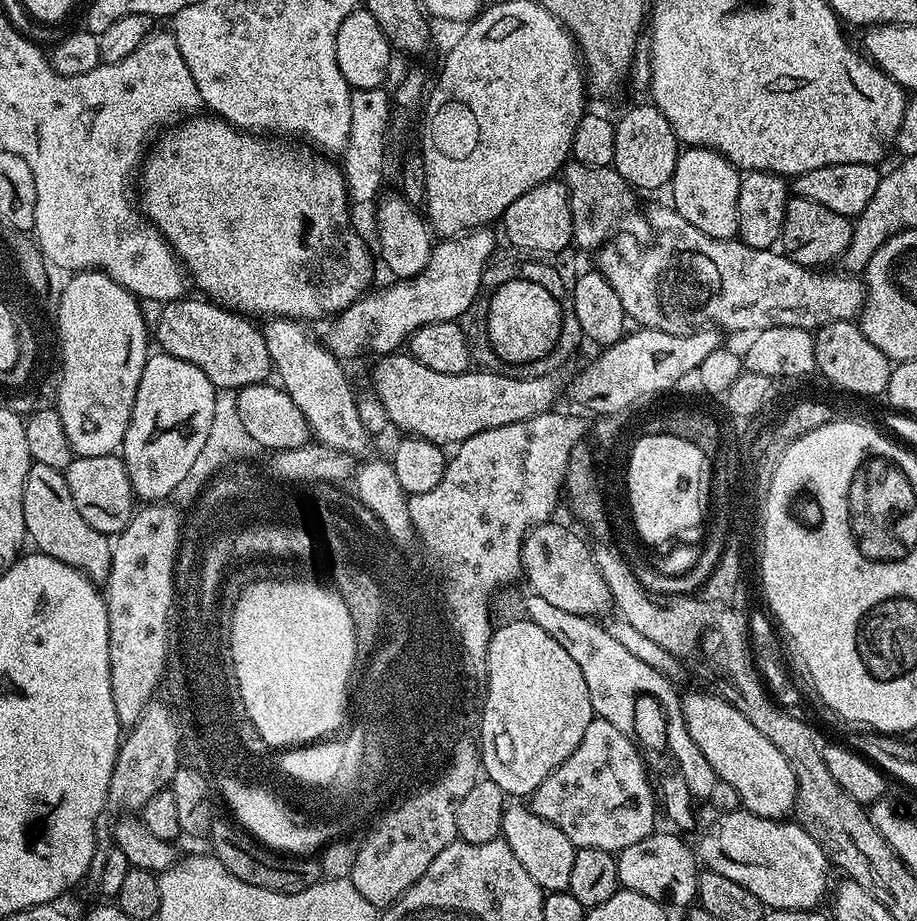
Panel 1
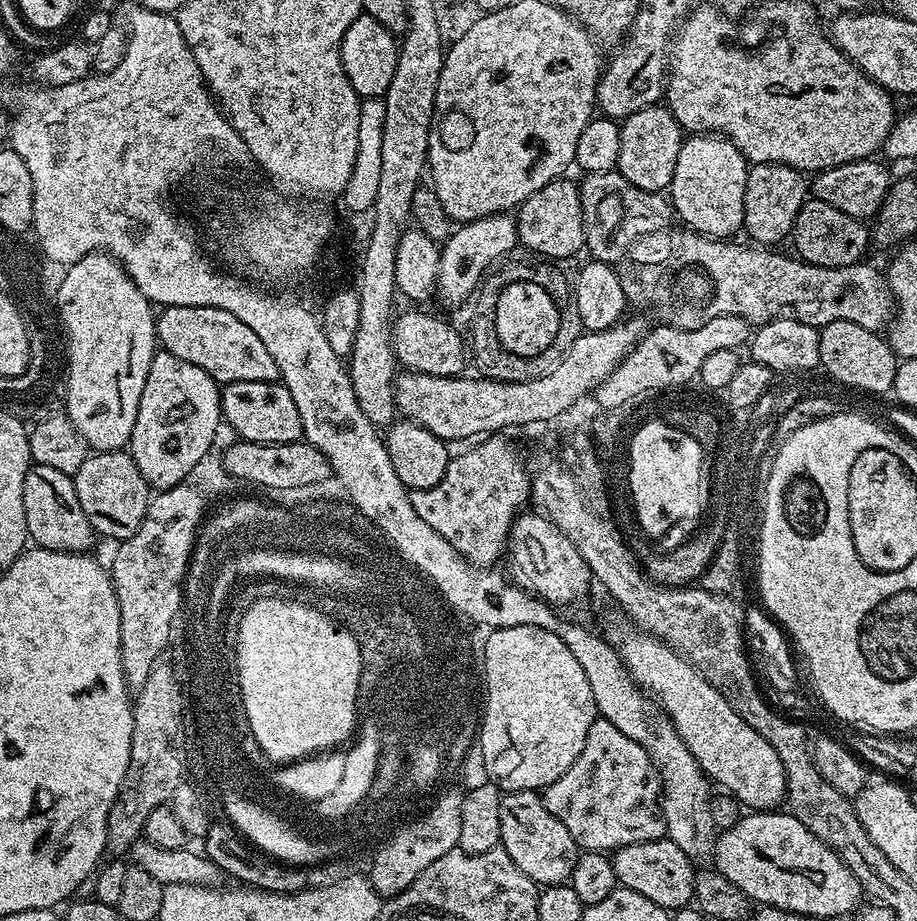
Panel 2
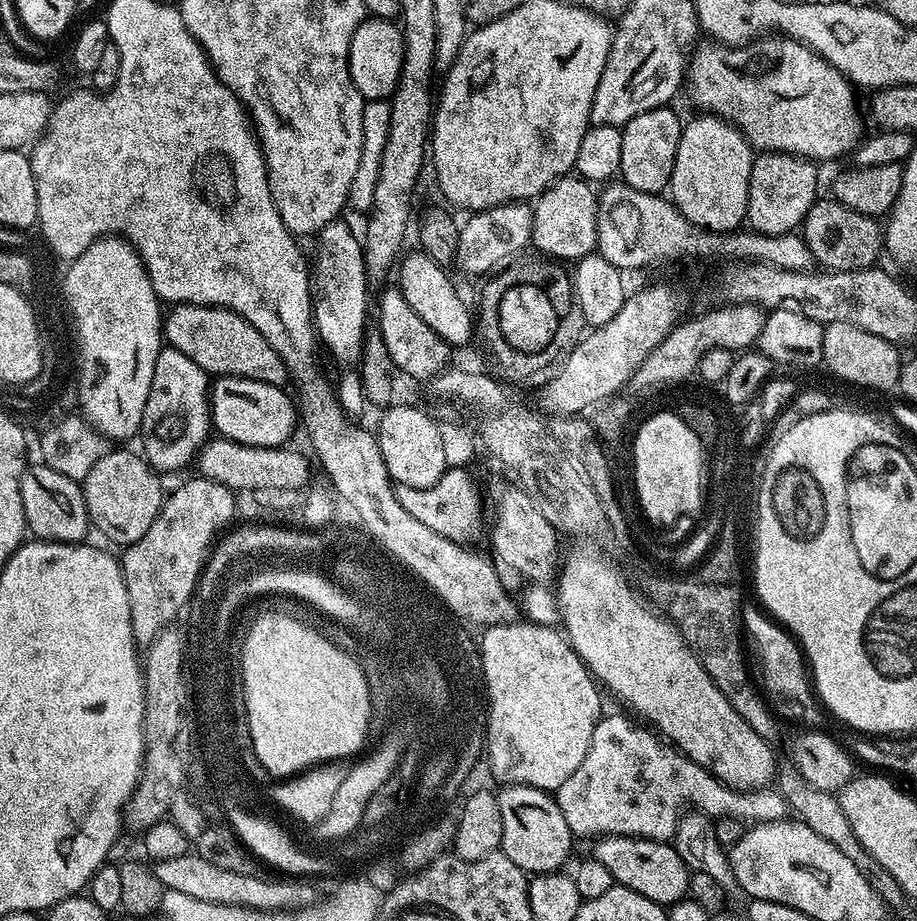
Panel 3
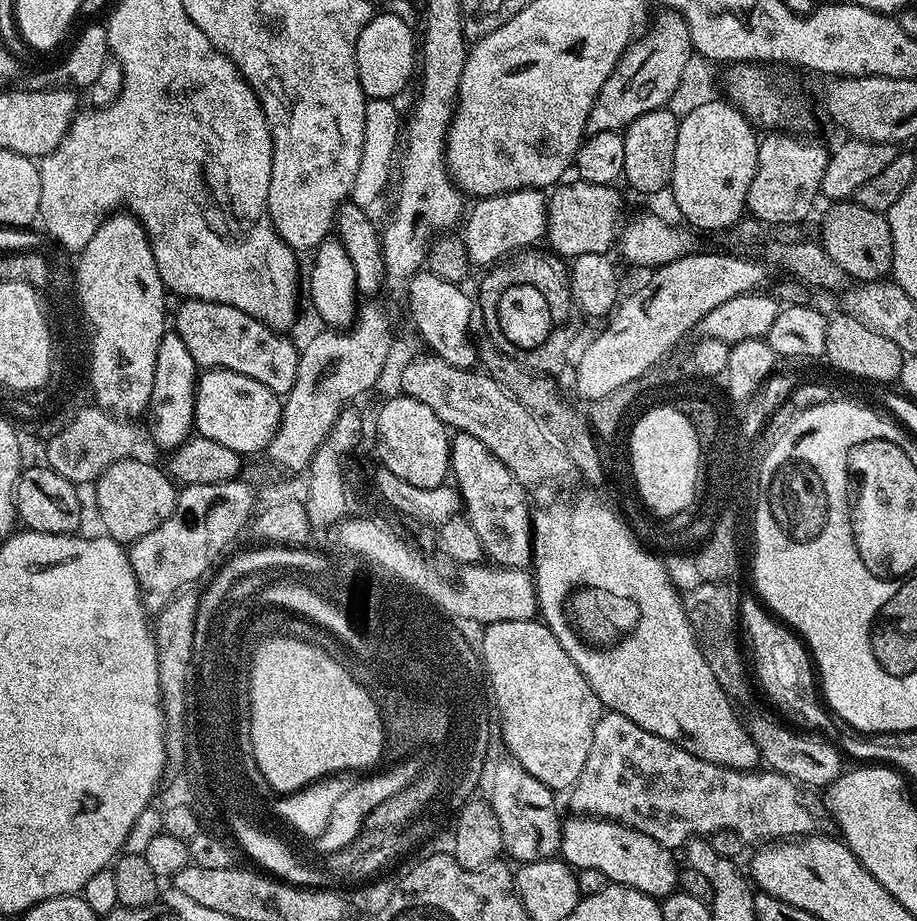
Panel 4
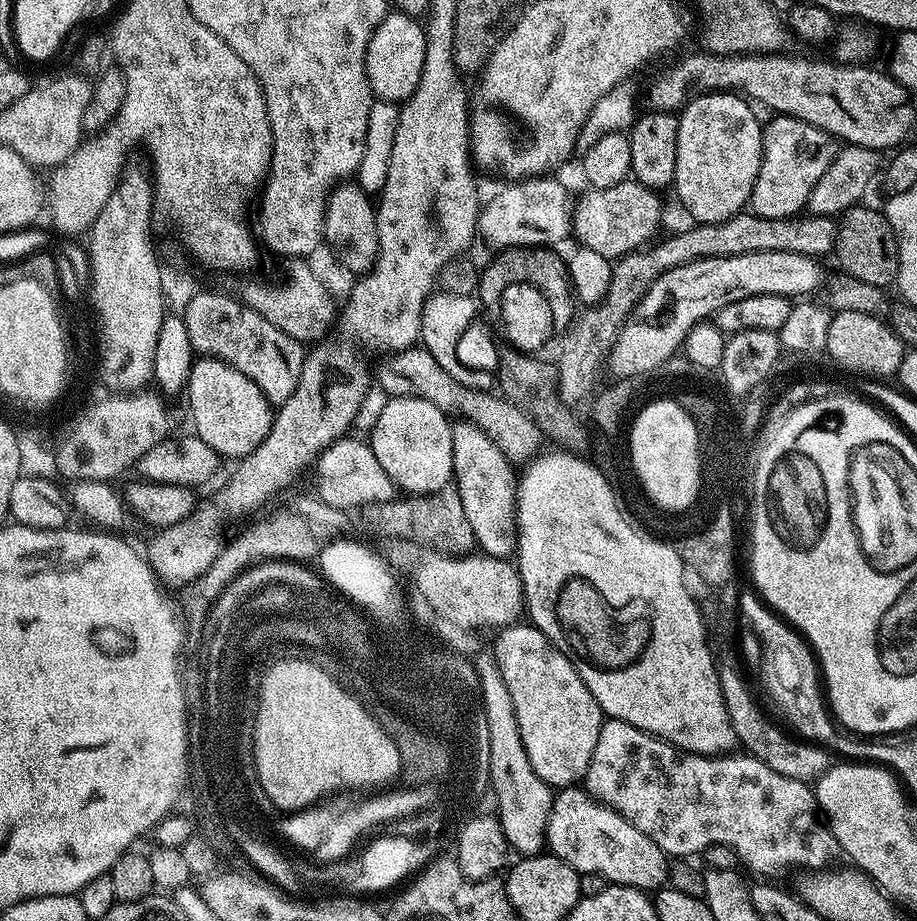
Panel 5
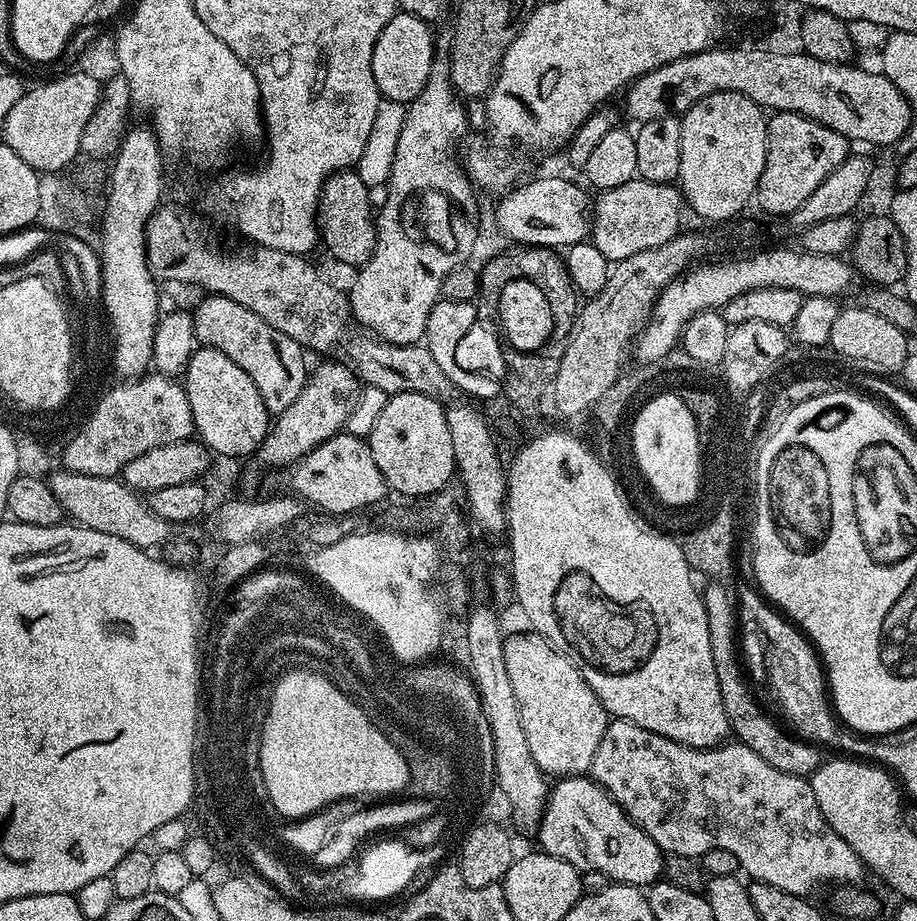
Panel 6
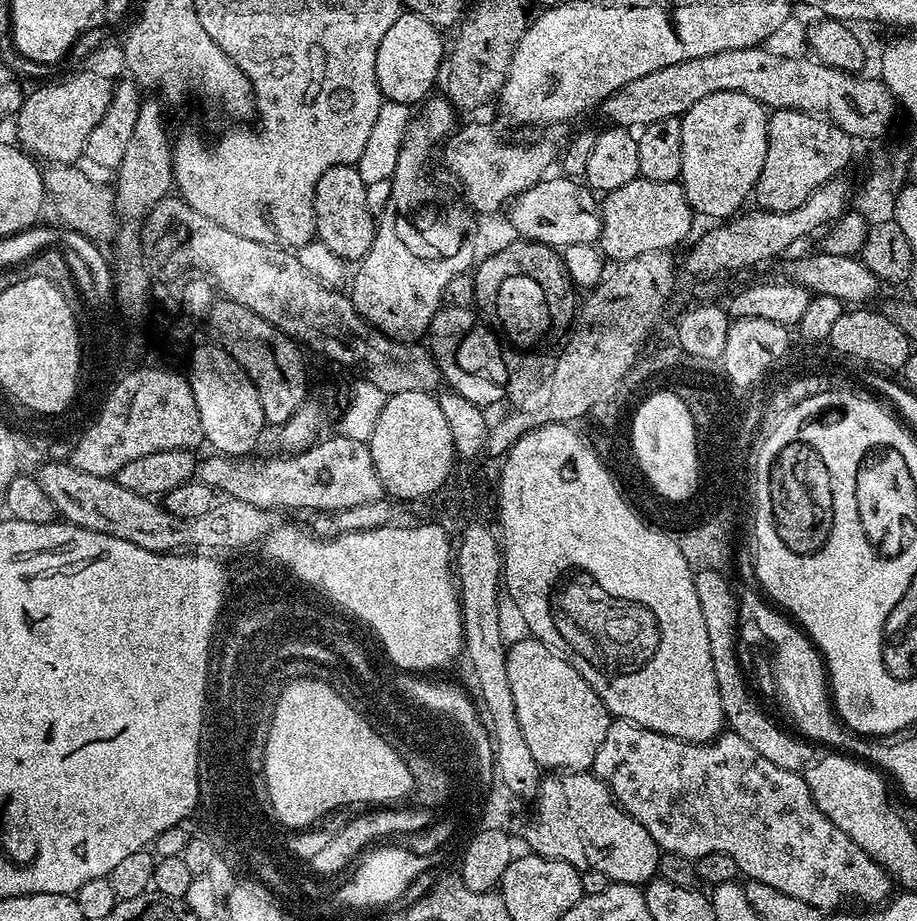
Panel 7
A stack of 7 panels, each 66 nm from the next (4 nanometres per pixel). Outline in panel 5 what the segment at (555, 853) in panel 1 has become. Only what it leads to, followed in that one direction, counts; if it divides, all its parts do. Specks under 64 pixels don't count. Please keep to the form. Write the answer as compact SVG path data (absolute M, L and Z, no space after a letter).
M491 655L479 657L476 672L480 676L481 698L484 699L486 725L490 736L491 791L498 800L496 810L509 847L519 855L539 855L547 841L549 812L554 795L551 785L545 783L532 766L529 755L522 746L522 734L518 730L518 718L514 714L514 702L506 690L506 682Z

